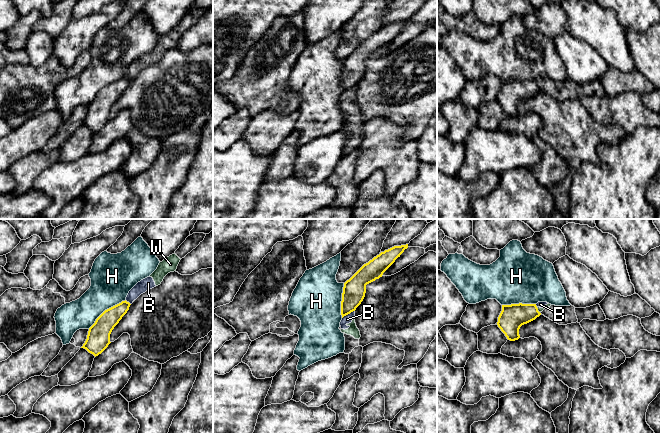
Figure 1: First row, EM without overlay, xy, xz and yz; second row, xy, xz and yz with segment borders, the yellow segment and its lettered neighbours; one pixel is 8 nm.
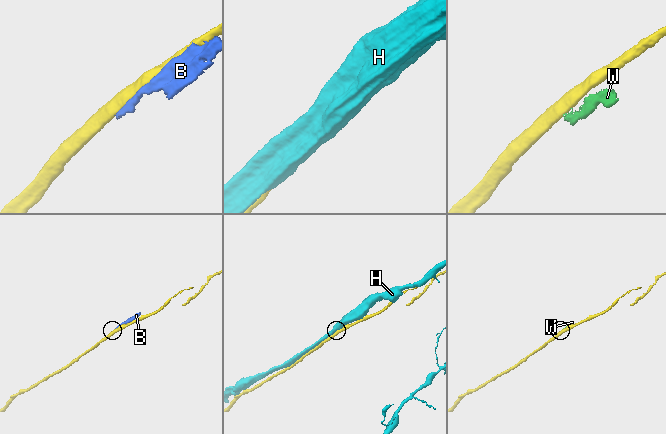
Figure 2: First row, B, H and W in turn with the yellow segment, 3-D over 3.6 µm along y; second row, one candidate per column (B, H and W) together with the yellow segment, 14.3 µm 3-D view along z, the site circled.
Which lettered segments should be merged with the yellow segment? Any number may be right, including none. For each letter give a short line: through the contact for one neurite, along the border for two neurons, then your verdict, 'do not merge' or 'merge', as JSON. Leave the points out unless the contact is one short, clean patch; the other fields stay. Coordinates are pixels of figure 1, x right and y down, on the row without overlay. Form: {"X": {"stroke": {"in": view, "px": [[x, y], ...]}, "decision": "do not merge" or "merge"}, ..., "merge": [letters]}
{"B": {"decision": "do not merge"}, "H": {"decision": "do not merge"}, "W": {"stroke": {"in": "yz", "px": [[536, 83], [539, 88]]}, "decision": "do not merge"}, "merge": []}

